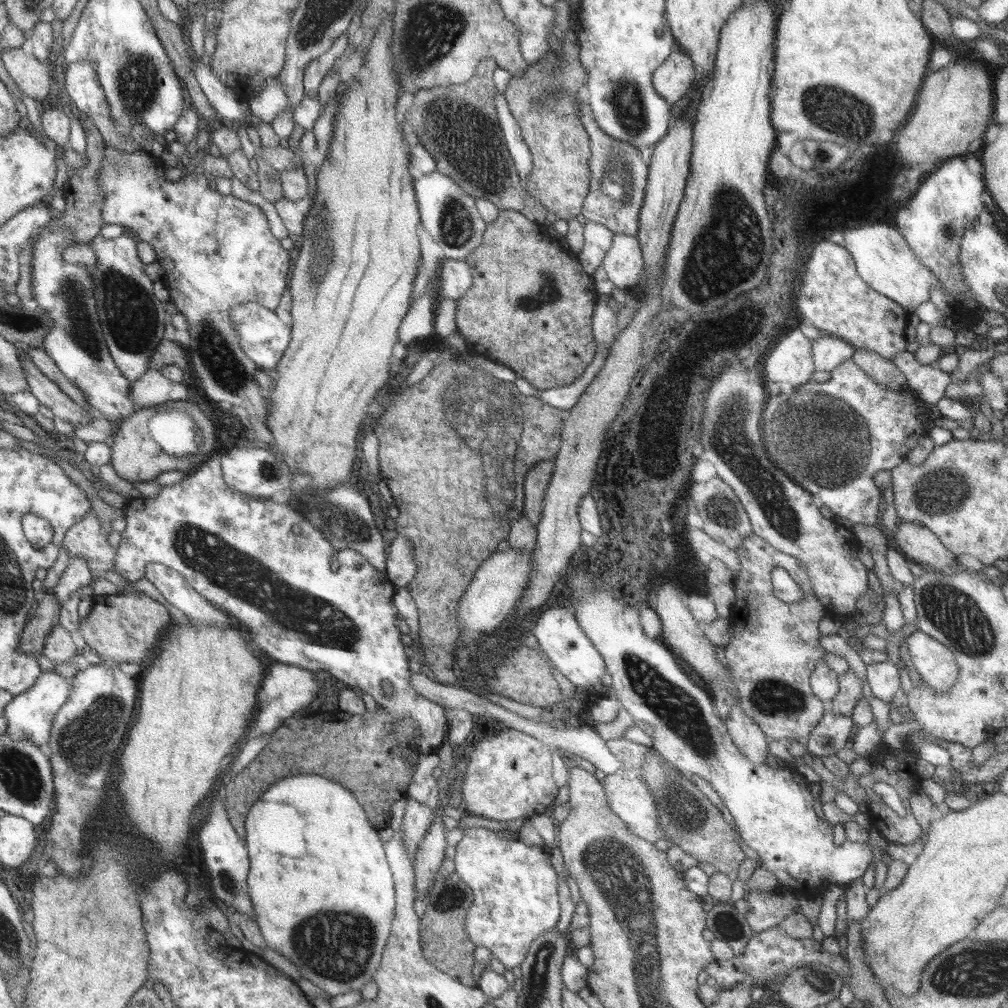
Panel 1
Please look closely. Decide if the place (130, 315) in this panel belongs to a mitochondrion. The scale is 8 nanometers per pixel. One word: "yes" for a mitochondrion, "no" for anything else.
yes

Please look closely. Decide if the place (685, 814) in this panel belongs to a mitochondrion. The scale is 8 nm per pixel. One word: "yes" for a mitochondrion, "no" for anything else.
yes

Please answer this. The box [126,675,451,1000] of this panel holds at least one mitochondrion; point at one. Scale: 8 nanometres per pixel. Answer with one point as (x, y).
(324, 960)

